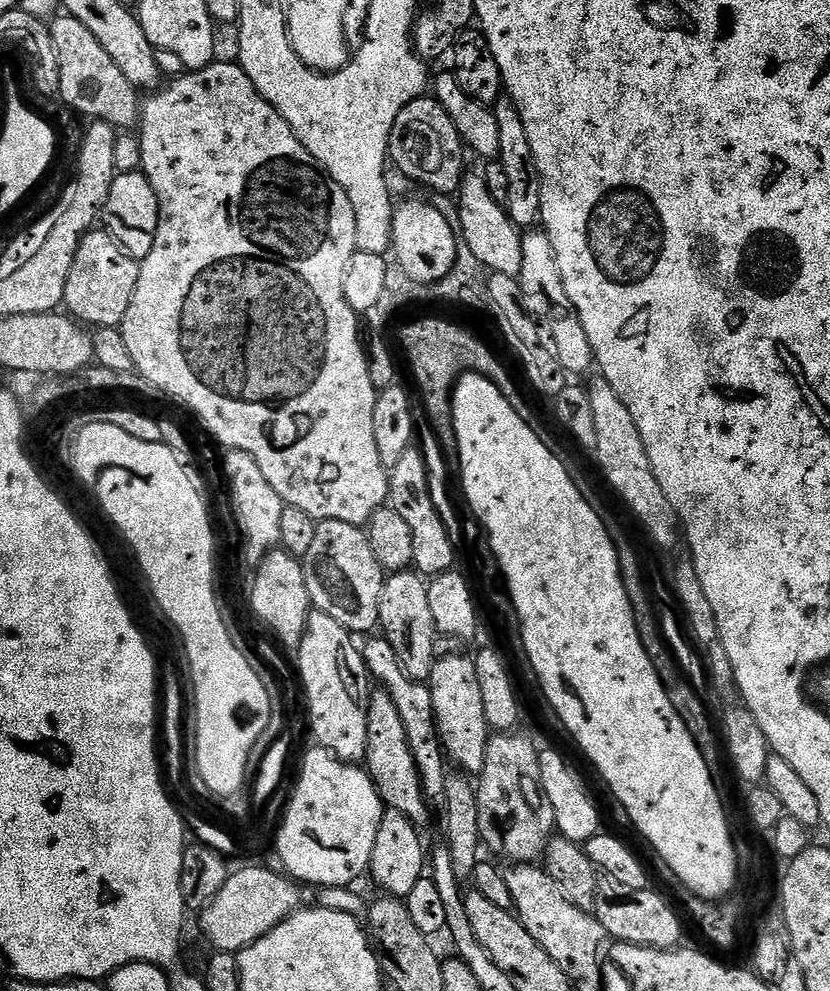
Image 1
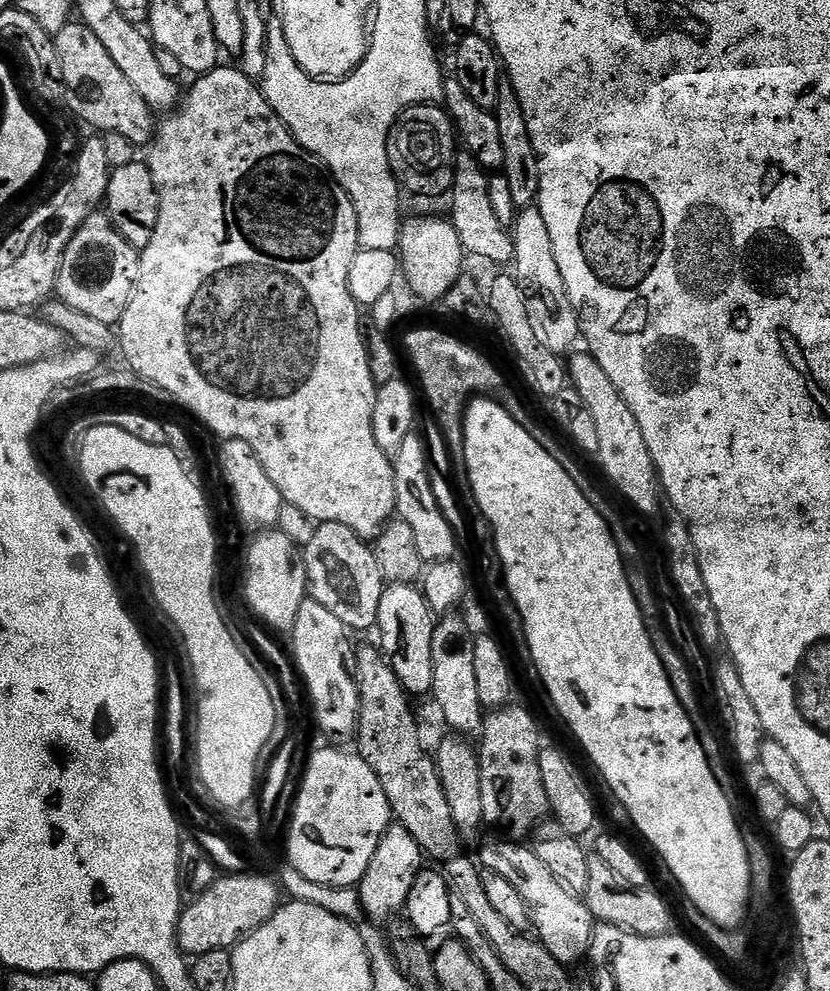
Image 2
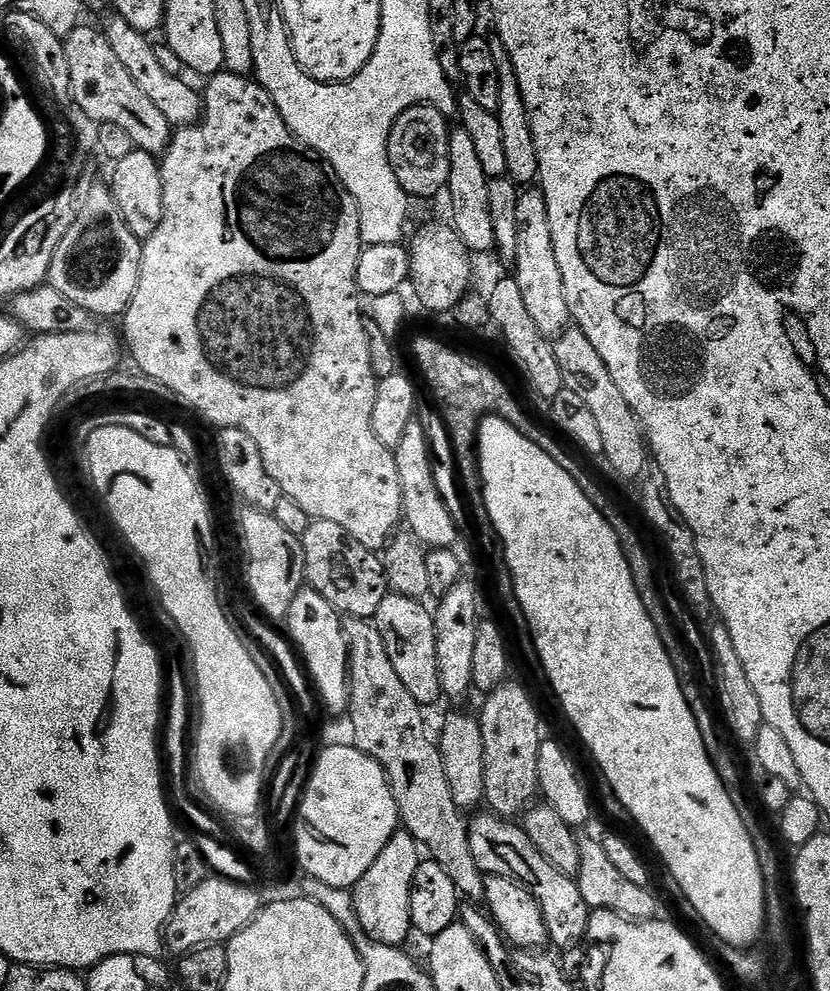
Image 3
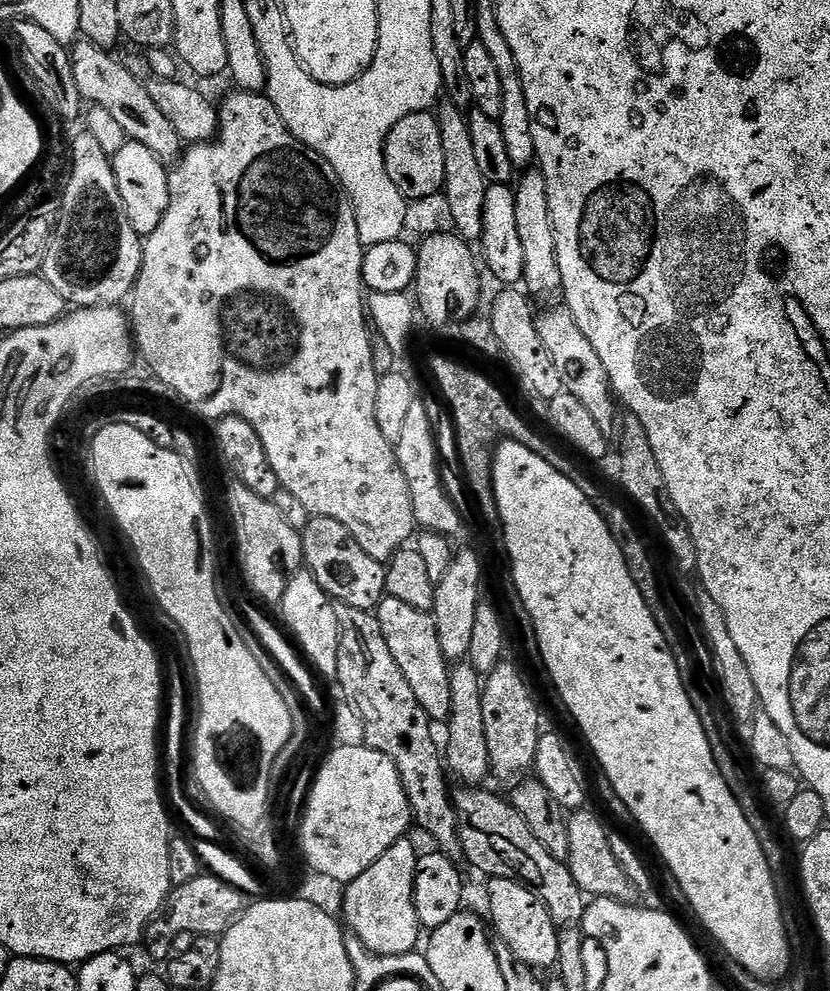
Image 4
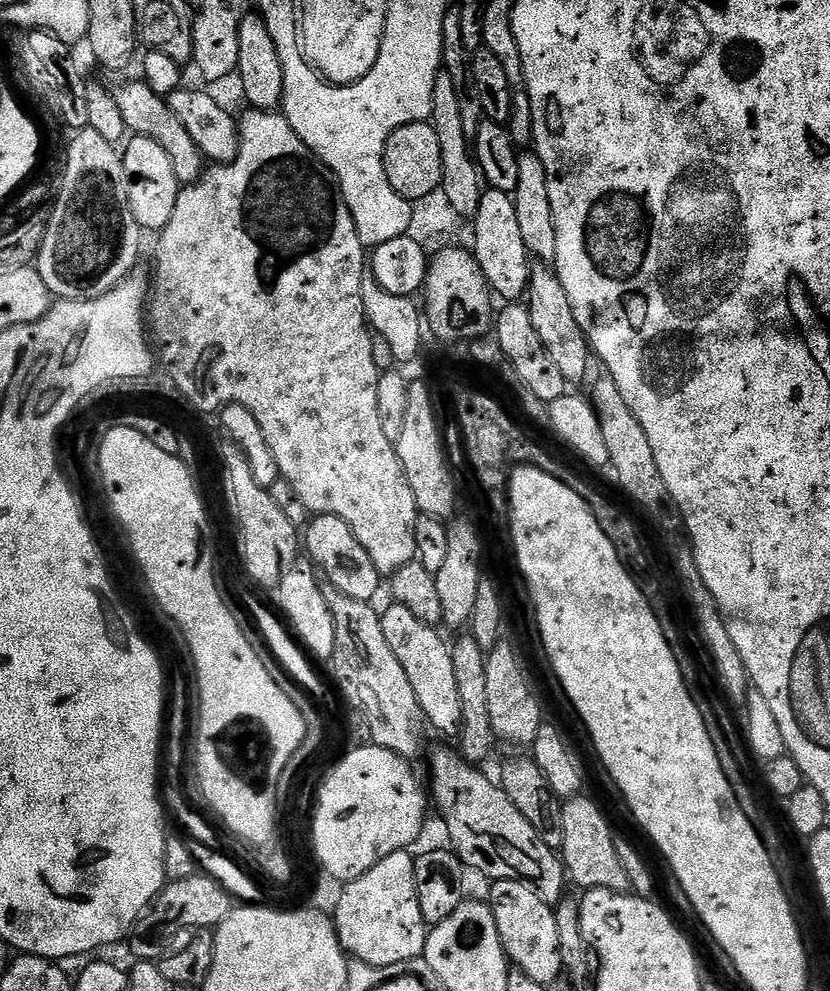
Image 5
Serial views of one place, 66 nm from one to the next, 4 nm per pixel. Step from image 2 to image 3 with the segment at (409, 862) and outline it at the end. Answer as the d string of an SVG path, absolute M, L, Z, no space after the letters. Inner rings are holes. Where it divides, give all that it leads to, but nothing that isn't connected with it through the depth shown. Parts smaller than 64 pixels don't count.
M397 830L386 842L382 854L362 874L362 878L351 889L354 910L357 911L358 921L370 939L378 943L403 945L408 935L413 935L414 929L410 918L410 890L414 882L414 874L422 859L422 849L410 833Z

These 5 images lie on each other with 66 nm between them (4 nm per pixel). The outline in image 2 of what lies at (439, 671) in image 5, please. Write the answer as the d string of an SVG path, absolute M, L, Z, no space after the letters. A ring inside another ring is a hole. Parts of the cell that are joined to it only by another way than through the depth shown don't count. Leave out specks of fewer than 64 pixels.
M388 584L382 594L382 602L378 602L376 628L381 632L379 647L409 697L427 697L434 682L432 639L436 620L423 591L416 584Z

